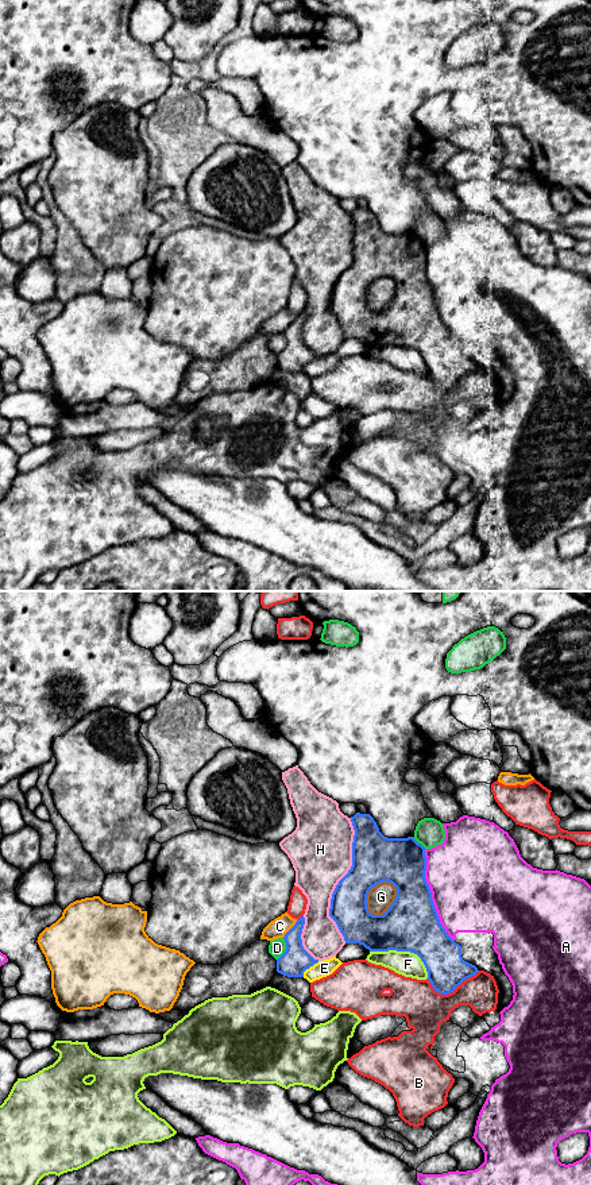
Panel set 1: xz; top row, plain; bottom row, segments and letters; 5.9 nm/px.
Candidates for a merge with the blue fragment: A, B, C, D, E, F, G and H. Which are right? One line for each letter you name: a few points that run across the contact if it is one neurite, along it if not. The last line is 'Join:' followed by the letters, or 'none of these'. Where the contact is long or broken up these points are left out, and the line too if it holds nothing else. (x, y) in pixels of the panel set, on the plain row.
Join: none of these

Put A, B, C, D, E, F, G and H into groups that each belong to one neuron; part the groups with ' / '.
A / B / C / D / E / F / G H

